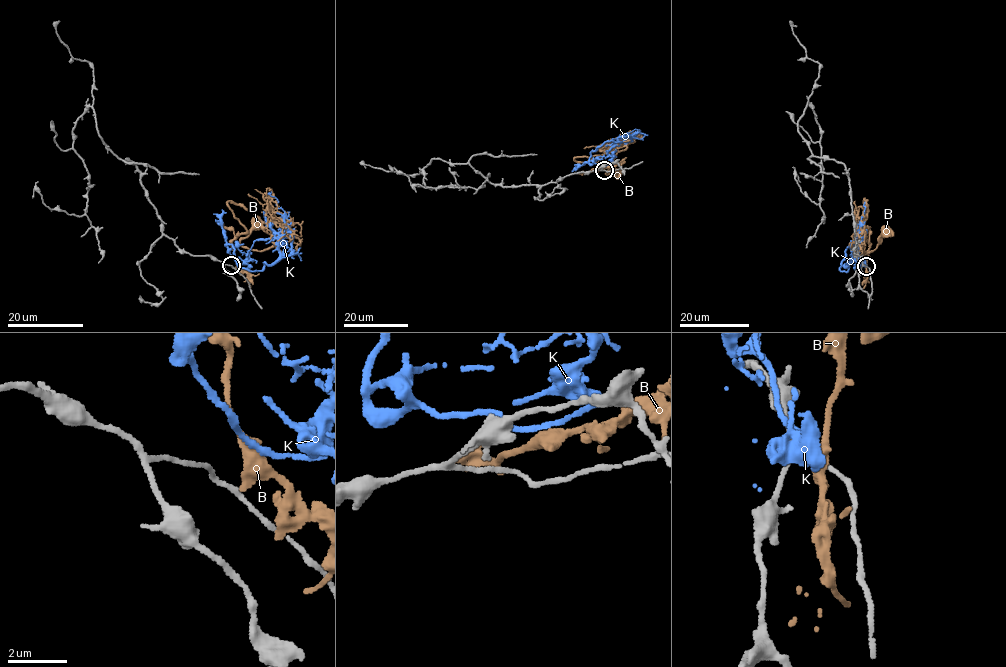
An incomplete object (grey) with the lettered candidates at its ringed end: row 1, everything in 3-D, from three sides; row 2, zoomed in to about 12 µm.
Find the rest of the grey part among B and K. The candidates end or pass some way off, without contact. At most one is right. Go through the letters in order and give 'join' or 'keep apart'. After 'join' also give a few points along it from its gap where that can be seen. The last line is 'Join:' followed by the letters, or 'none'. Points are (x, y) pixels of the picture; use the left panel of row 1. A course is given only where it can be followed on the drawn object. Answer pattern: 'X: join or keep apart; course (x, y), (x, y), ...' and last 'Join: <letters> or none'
B: keep apart
K: keep apart
Join: none

